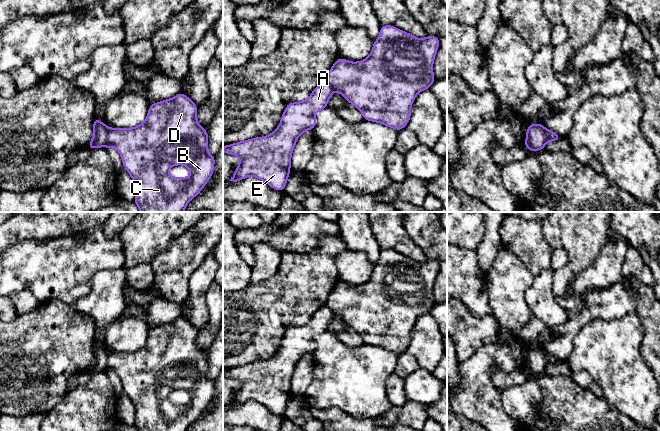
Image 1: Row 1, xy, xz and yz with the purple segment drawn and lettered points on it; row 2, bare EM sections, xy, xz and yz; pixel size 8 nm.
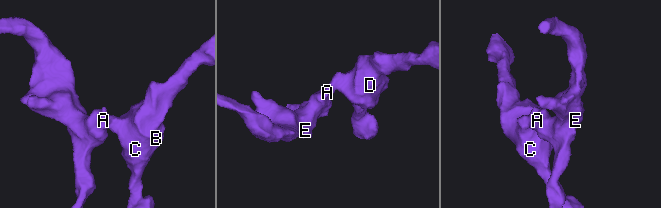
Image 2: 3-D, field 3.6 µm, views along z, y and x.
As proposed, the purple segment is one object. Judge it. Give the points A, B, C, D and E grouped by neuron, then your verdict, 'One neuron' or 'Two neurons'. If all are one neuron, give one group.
Groups: A E / B C D. Two neurons

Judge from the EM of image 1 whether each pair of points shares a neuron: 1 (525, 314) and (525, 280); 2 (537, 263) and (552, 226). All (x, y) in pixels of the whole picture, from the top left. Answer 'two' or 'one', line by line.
1: one
2: two

